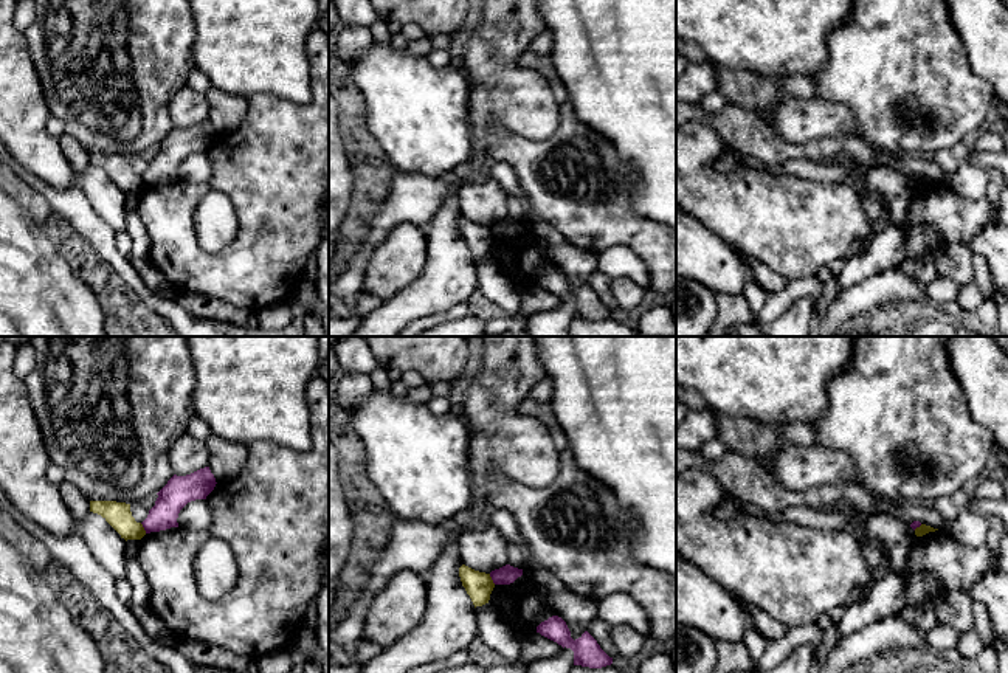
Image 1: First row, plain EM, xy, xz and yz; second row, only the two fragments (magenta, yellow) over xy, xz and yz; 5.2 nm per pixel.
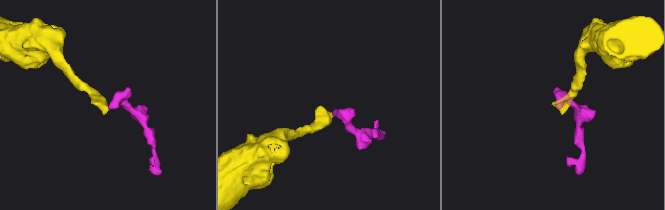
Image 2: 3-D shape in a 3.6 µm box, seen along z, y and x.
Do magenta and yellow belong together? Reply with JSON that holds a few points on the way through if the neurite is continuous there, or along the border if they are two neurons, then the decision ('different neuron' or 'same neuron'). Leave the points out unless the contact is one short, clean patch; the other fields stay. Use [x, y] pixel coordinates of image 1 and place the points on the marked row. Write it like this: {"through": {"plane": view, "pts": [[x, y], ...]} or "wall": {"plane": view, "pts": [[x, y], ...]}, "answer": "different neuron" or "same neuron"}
{"wall": {"plane": "xy", "pts": [[140, 523], [146, 532]]}, "answer": "different neuron"}

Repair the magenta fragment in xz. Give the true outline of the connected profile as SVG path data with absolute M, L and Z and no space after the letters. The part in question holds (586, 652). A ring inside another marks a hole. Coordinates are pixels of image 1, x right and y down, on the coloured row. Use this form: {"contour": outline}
{"contour": "M552 616L541 622L537 626L537 633L557 642L563 648L571 648L574 651L574 665L602 668L613 664L613 657L600 648L588 631L574 640L566 622L558 616Z"}

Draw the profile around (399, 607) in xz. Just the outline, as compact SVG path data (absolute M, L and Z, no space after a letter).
M400 571L372 597L361 640L383 648L413 631L426 611L425 577Z

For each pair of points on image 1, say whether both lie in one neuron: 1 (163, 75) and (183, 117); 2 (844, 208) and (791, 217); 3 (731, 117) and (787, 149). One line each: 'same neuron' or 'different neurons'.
1: different neurons
2: same neuron
3: same neuron

